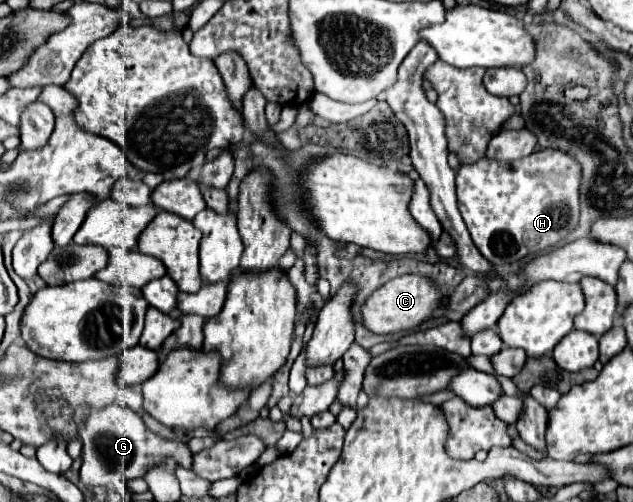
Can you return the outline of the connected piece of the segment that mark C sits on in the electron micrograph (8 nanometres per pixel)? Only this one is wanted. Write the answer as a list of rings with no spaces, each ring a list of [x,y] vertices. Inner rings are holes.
[[[399,276],[377,288],[361,306],[361,324],[375,334],[393,334],[399,330],[411,330],[425,322],[433,310],[441,306],[439,290],[423,276]]]

